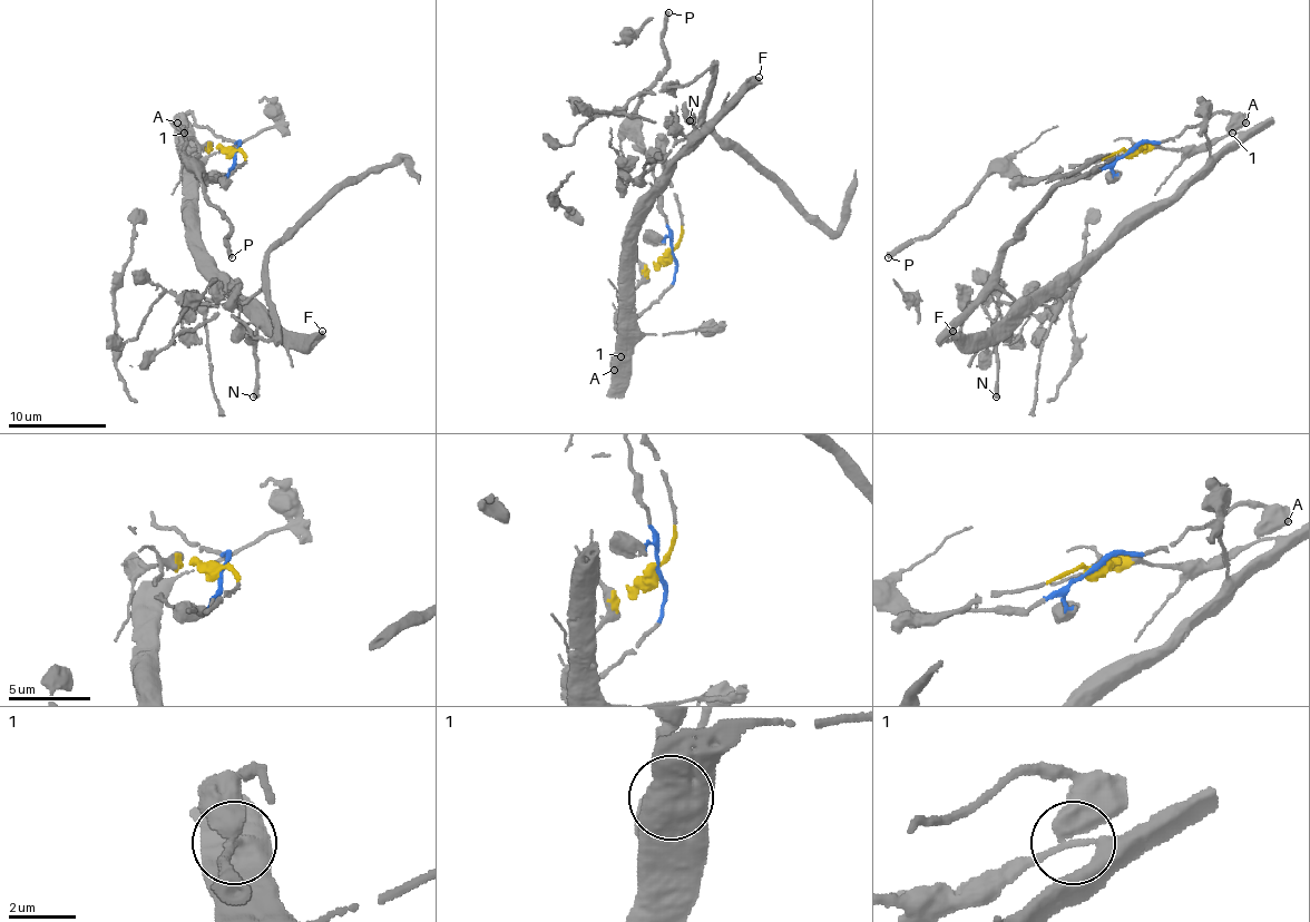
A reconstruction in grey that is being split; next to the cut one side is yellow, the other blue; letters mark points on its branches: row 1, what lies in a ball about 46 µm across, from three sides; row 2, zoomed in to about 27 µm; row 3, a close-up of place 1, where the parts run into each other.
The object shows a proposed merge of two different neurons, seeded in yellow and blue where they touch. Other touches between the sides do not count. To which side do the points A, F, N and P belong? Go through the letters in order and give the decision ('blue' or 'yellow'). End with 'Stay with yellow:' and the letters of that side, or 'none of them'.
A: blue
F: yellow
N: yellow
P: blue
Stay with yellow: F, N

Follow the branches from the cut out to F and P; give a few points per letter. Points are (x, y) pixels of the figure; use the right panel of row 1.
F: (1130, 153), (1210, 148), (1232, 133), (1239, 136), (1024, 316), (1005, 316), (988, 333), (954, 331)
P: (1130, 153), (1091, 175), (1029, 179), (990, 175), (939, 226), (927, 235), (909, 238), (888, 257)

